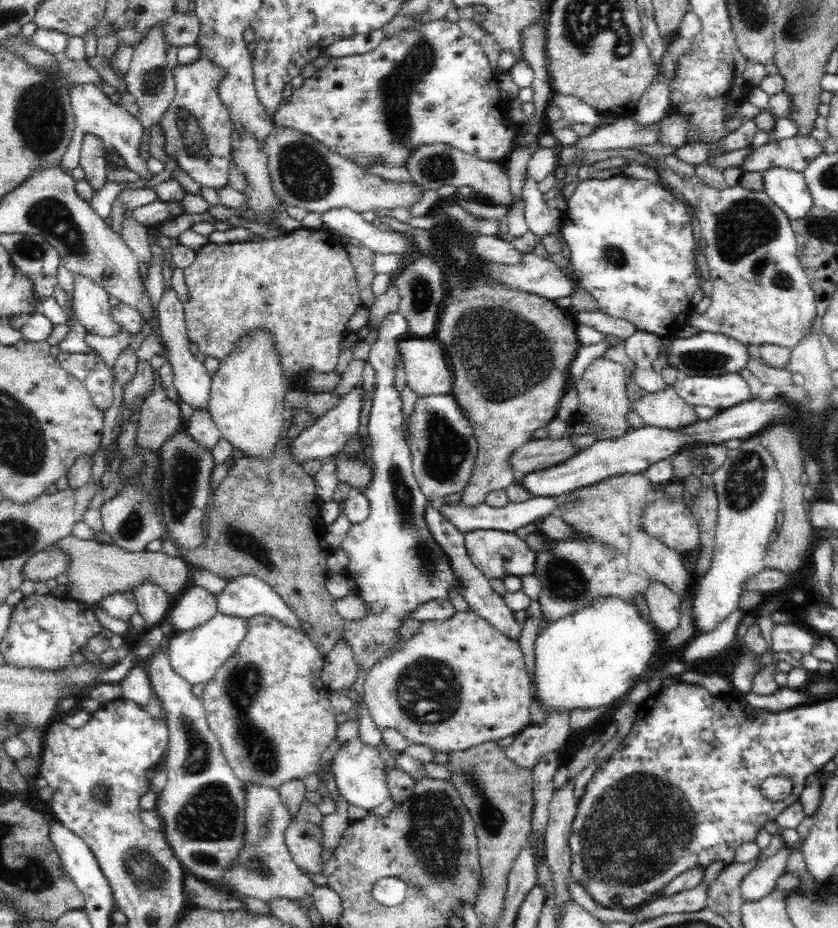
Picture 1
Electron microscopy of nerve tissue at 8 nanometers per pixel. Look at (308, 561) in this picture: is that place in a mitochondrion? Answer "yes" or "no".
no

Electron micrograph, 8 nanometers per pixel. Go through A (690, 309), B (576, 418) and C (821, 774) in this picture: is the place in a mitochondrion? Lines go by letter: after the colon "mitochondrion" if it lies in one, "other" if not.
A: other
B: other
C: other

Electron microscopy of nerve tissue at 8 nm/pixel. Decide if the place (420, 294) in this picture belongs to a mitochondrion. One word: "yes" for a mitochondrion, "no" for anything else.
yes

